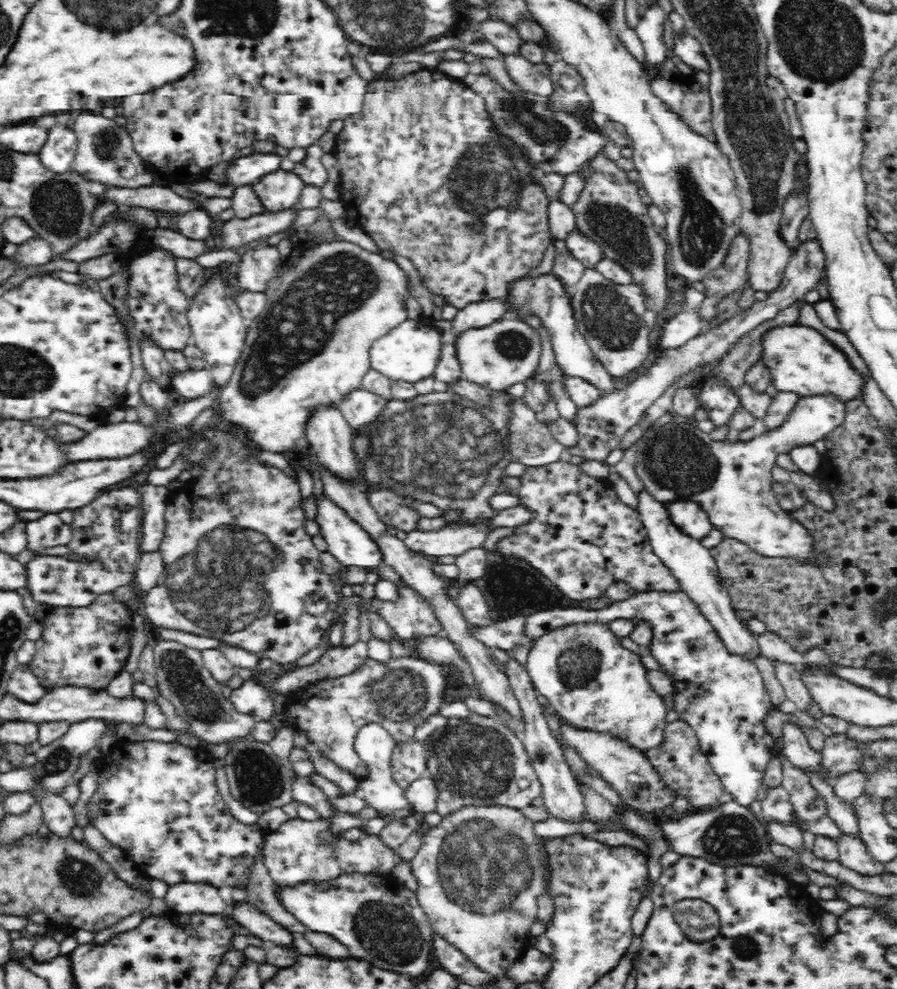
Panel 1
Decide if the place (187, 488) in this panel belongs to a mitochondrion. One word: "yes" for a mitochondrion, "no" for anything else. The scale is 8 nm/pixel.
no

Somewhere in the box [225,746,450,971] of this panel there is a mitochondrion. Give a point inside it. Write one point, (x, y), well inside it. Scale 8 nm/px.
(389, 932)

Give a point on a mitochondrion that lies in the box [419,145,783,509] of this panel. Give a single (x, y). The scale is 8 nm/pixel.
(675, 459)

